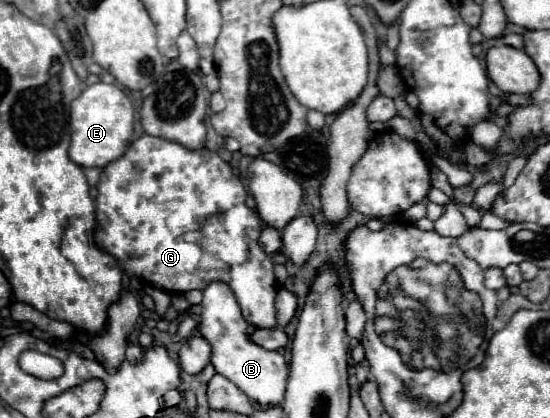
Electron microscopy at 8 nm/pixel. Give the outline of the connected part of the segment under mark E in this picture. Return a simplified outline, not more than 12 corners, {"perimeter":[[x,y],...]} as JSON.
{"perimeter":[[96,82],[72,102],[68,156],[104,168],[130,144],[134,108]]}

